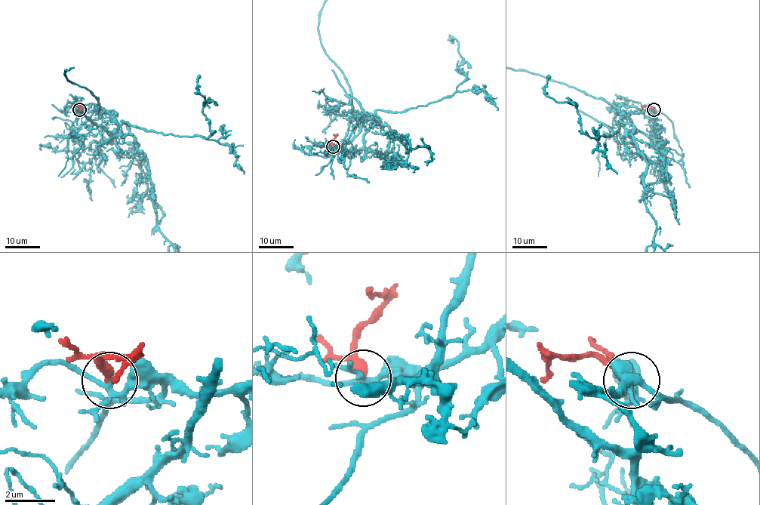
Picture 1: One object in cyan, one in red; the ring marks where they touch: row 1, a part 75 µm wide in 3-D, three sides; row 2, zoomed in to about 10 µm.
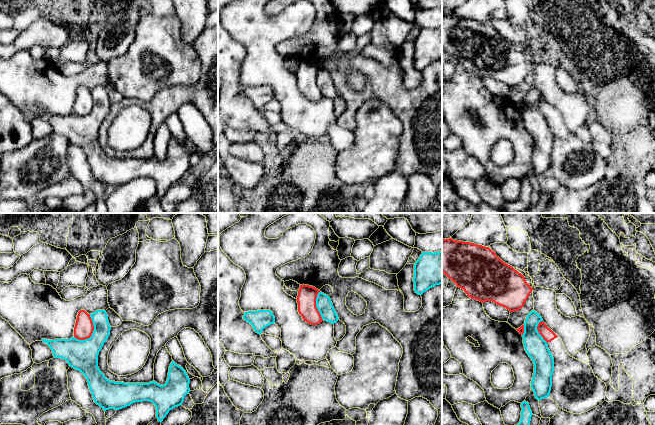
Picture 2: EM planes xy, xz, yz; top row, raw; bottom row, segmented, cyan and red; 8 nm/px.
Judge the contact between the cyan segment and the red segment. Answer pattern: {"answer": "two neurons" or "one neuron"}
{"answer": "two neurons"}

